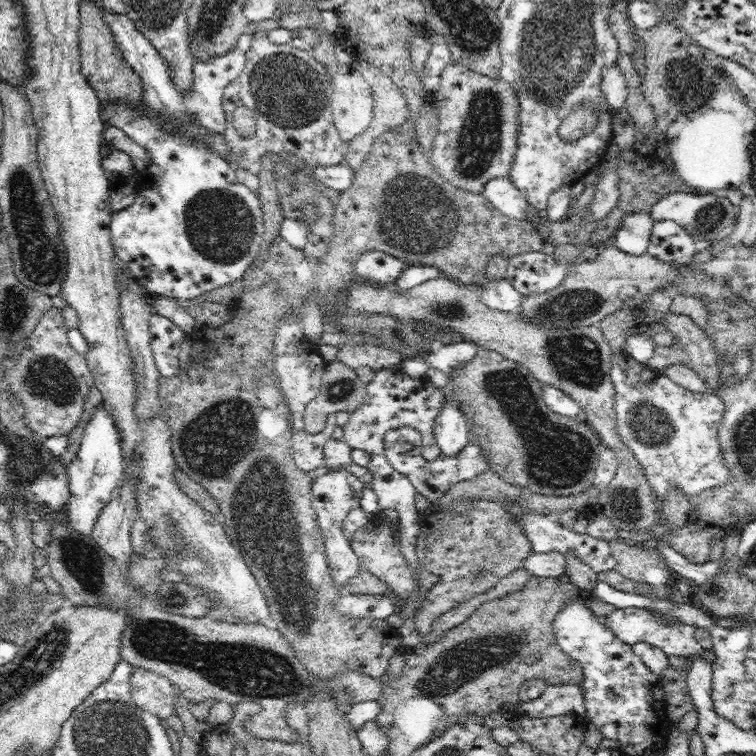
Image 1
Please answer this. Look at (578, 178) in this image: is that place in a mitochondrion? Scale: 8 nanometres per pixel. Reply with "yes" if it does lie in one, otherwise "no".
no

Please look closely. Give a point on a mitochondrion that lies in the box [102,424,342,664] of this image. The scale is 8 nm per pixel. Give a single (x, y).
(181, 540)

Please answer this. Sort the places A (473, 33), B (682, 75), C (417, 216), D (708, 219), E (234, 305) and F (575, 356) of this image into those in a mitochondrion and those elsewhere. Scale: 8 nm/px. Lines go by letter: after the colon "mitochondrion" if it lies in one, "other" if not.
A: mitochondrion
B: mitochondrion
C: mitochondrion
D: mitochondrion
E: other
F: mitochondrion

